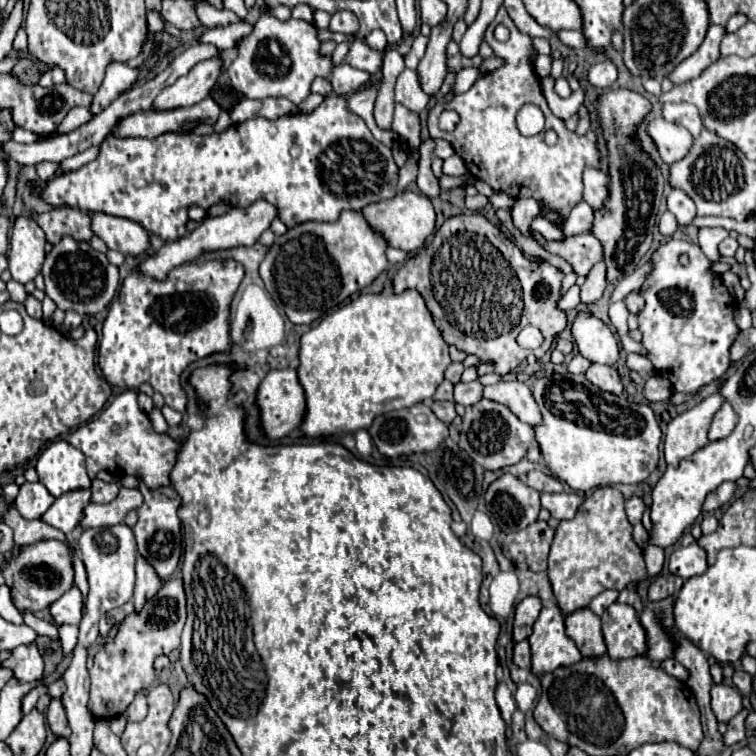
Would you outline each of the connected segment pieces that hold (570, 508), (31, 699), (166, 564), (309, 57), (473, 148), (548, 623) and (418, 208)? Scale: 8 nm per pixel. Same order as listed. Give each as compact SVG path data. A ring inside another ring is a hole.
M542 493L540 503L544 509L550 511L556 519L572 519L576 515L576 509L580 507L580 497L576 493Z
M41 684L38 687L32 689L22 701L22 712L28 714L32 709L35 708L39 697L48 691L46 684Z
M140 483L138 489L144 495L144 503L138 507L138 523L134 525L138 553L154 567L156 575L162 581L166 581L178 567L180 553L182 553L182 533L180 533L180 519L178 519L180 497L176 497L176 491L172 487L158 487L150 491L144 483Z
M260 15L252 33L238 43L238 57L228 67L230 83L248 99L284 97L298 105L310 95L310 85L316 77L328 79L338 95L352 95L370 81L366 71L360 71L352 65L332 67L330 57L318 55L318 47L318 29L312 23L292 17L288 21L280 21L274 15Z
M504 7L498 9L494 21L488 25L484 33L484 41L492 47L496 57L504 59L504 65L498 67L496 71L480 75L470 91L462 95L454 95L450 101L438 101L428 111L430 137L446 139L454 147L454 151L464 159L468 173L474 179L480 179L488 183L494 191L502 191L514 199L532 197L540 203L542 217L544 217L544 211L550 207L560 215L562 221L566 221L572 207L582 201L582 171L586 167L600 167L596 133L590 129L588 133L578 135L566 129L564 121L550 113L546 99L542 95L540 77L536 75L532 65L532 55L534 55L532 37L516 29L516 25L512 23ZM498 23L510 29L510 39L506 43L500 43L494 39L494 27ZM524 103L540 103L540 109L546 117L544 131L534 137L520 135L516 127L516 113ZM444 109L454 109L460 115L460 123L452 133L442 131L438 127L438 117ZM548 129L554 129L558 135L558 143L552 147L544 143L544 133Z
M558 605L542 607L532 635L528 637L532 651L532 673L552 673L560 665L572 665L582 659L576 643L564 633L564 615Z
M402 191L388 201L372 203L364 207L362 213L376 231L384 233L390 247L404 249L406 253L414 253L418 247L422 247L436 227L436 211L432 207L432 201L426 195L412 193L412 191Z

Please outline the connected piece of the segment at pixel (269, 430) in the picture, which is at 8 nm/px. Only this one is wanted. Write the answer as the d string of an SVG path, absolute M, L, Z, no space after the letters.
M294 369L270 371L258 389L258 405L262 411L262 427L270 439L280 439L296 431L306 415L306 395L298 381L296 371Z

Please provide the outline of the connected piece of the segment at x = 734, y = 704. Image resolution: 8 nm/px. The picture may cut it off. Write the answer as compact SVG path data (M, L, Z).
M712 685L710 695L712 695L712 711L718 721L728 723L742 709L742 697L736 687Z

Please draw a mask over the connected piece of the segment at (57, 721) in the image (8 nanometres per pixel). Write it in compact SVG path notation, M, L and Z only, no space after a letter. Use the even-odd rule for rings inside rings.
M54 697L50 701L50 707L46 711L46 719L48 719L48 725L50 725L50 729L56 737L68 737L70 725L68 725L68 719L66 719L62 697Z

